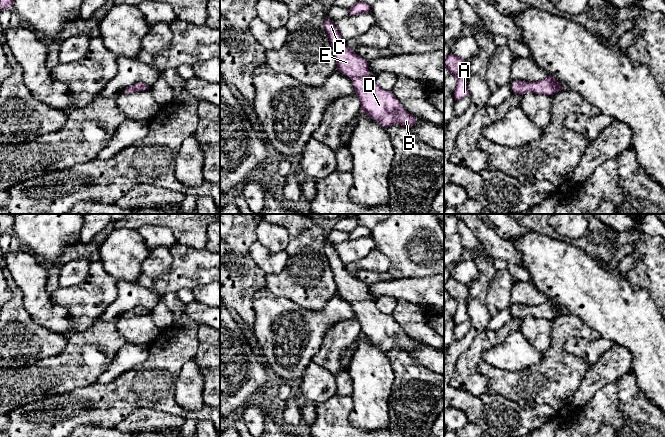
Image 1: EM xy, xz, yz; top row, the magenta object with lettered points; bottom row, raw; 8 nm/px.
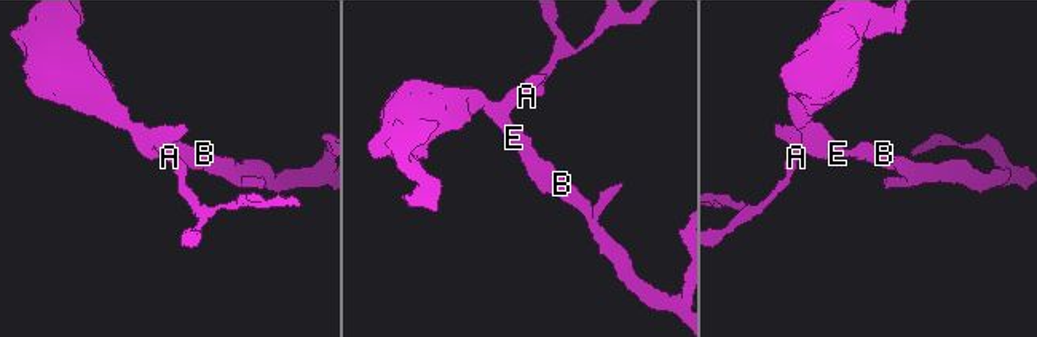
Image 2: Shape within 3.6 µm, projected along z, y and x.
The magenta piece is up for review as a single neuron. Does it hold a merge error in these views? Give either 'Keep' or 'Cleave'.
Keep

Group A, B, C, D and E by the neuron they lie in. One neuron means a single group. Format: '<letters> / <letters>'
A B C D E

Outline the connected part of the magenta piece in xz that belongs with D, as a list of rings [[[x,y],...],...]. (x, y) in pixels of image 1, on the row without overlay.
[[[326,241],[324,252],[334,274],[337,294],[353,304],[361,334],[388,353],[398,347],[410,355],[417,342],[409,338],[391,315],[381,313],[375,302],[368,299],[368,285],[360,283],[345,268],[335,248]]]

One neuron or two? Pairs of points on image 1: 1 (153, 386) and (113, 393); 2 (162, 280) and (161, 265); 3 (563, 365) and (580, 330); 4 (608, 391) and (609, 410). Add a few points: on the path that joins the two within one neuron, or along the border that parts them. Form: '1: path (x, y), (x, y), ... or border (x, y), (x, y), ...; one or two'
1: path (143, 387), (123, 393); one
2: border (170, 251), (172, 259), (171, 268), (152, 278); two
3: path (559, 354), (559, 341), (569, 331); one
4: path (608, 396), (609, 405); one

